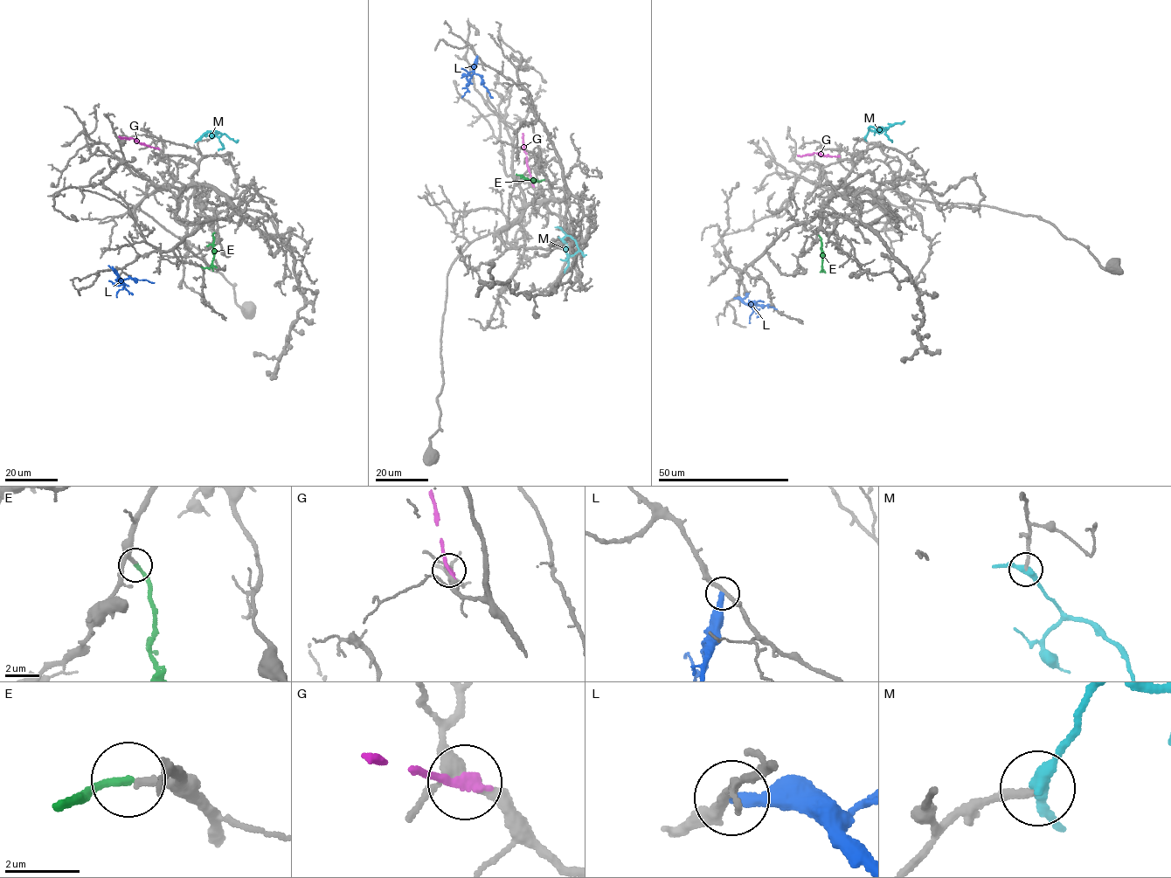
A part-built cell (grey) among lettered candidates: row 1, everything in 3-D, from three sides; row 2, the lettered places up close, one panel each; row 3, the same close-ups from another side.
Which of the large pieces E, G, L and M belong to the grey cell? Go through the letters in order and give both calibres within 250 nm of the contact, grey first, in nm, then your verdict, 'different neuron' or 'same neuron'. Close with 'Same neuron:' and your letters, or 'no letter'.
E: calibres 200 and 220 nm; same neuron
G: calibres 280 and 260 nm; different neuron
L: calibres 240 and 320 nm; different neuron
M: calibres 190 and 360 nm; different neuron
Same neuron: E

